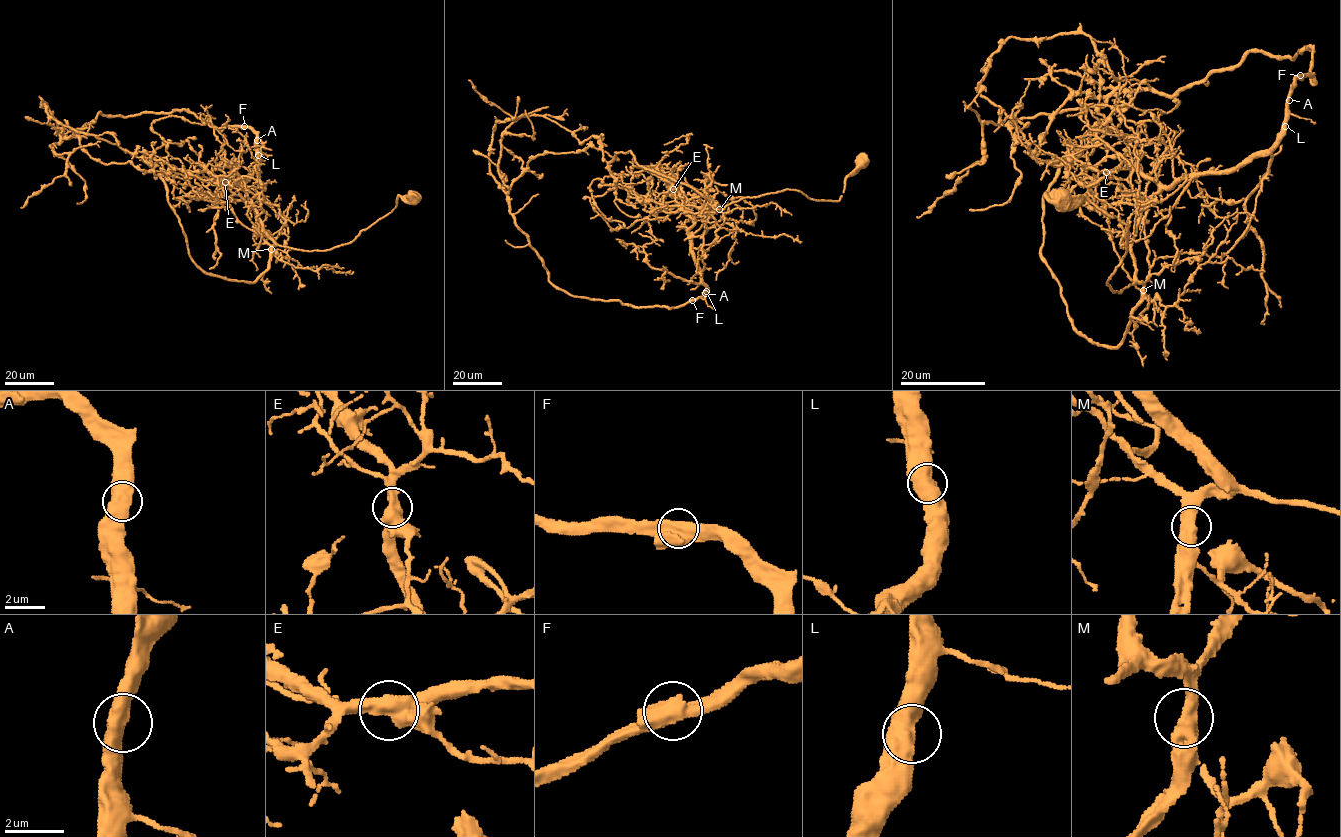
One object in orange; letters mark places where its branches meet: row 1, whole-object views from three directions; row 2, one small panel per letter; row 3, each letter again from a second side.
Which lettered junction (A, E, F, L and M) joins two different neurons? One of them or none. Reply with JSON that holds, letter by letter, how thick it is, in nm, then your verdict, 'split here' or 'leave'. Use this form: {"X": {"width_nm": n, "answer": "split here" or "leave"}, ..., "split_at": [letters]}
{"A": {"width_nm": 600, "answer": "leave"}, "E": {"width_nm": 600, "answer": "split here"}, "F": {"width_nm": 650, "answer": "leave"}, "L": {"width_nm": 600, "answer": "leave"}, "M": {"width_nm": 550, "answer": "leave"}, "split_at": ["E"]}

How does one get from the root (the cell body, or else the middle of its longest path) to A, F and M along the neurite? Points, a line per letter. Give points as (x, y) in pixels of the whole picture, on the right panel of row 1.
A: (1062, 198), (1085, 197), (1128, 226), (1106, 282), (1119, 293), (1135, 282), (1144, 205), (1267, 151), (1289, 100)
F: (1062, 198), (1085, 197), (1128, 226), (1106, 282), (1119, 293), (1135, 282), (1144, 205), (1267, 151), (1300, 75)
M: (1062, 198), (1085, 197), (1128, 226), (1127, 252), (1106, 282), (1118, 293), (1136, 282), (1143, 283), (1143, 290)

